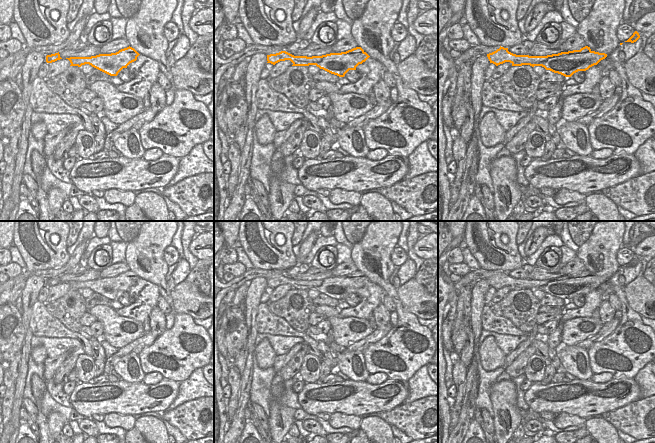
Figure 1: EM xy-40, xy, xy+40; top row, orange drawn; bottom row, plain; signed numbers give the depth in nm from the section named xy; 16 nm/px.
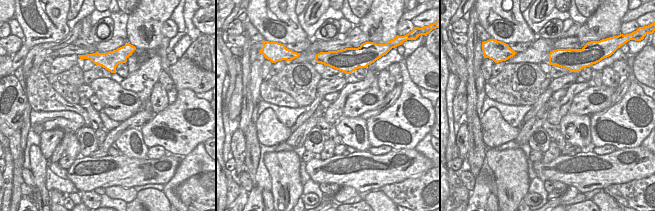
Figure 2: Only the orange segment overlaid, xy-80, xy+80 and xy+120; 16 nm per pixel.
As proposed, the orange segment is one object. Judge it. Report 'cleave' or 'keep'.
keep

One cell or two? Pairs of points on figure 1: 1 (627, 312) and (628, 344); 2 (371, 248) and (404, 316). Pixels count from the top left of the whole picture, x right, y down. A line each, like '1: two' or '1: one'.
1: one
2: one

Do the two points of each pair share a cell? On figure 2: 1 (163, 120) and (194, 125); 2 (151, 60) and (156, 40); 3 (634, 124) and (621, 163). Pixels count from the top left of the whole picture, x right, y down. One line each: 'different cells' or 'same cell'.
1: same cell
2: different cells
3: different cells

